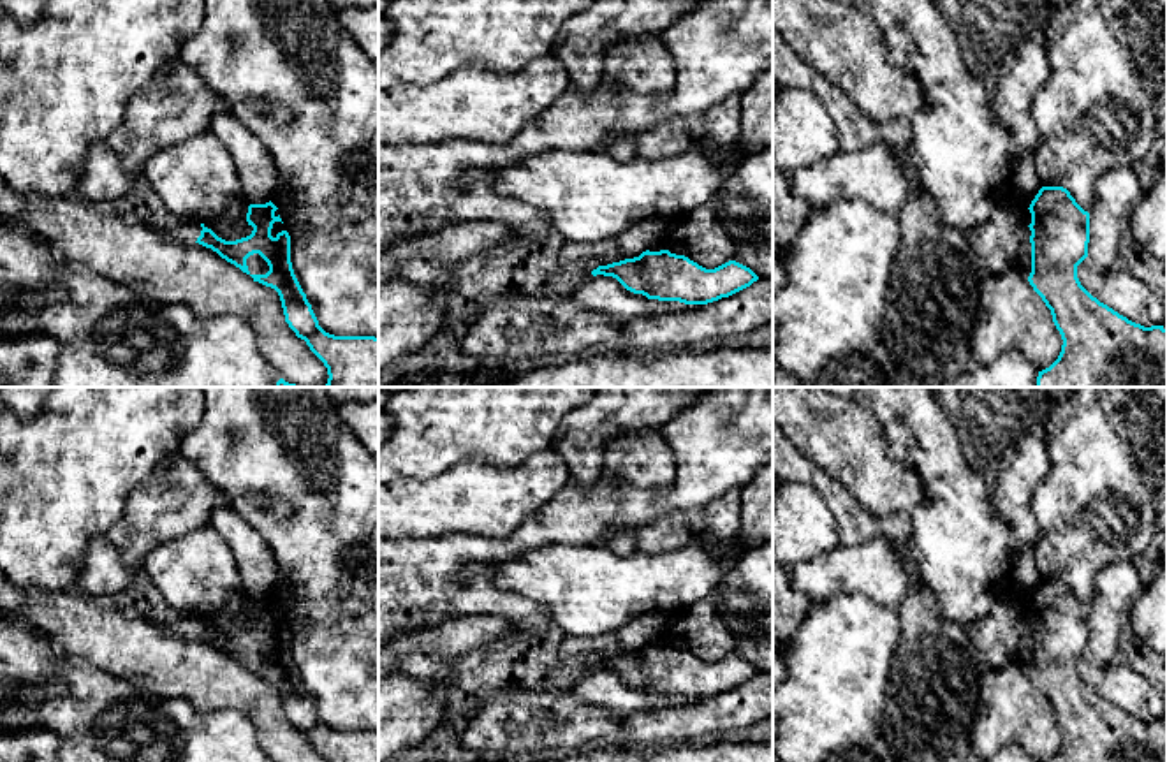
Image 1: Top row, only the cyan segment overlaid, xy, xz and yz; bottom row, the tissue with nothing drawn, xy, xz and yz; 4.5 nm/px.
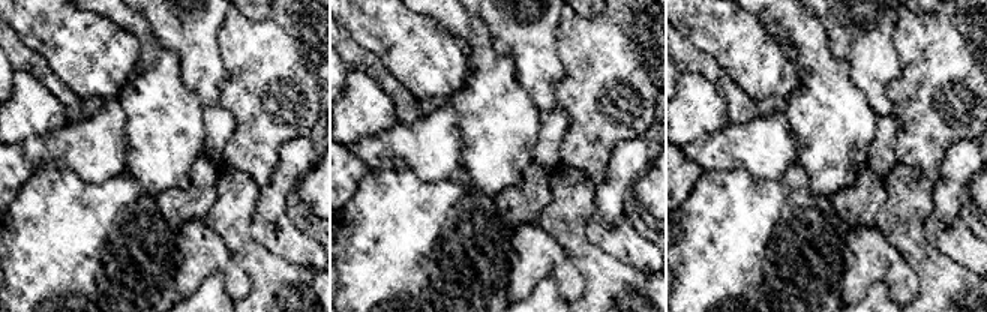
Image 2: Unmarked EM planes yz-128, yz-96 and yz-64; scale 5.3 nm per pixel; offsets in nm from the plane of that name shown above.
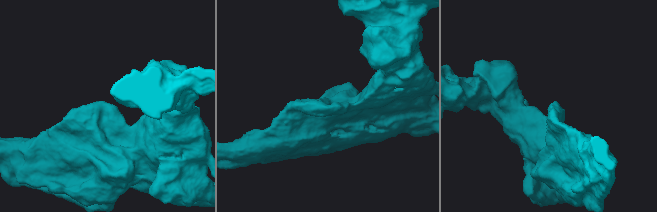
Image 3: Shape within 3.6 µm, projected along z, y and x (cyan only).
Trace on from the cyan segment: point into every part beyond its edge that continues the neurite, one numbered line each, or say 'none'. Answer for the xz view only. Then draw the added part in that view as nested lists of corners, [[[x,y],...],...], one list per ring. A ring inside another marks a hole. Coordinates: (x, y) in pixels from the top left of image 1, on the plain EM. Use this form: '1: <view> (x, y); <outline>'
none

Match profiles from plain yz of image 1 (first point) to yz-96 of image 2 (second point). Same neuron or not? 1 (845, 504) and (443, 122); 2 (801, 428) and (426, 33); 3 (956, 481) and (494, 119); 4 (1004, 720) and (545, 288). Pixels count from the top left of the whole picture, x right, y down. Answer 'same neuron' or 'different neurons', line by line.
1: different neurons
2: same neuron
3: same neuron
4: different neurons

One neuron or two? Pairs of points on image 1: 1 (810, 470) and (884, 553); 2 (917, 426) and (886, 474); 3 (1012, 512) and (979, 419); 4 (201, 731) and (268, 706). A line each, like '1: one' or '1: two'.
1: two
2: two
3: one
4: two

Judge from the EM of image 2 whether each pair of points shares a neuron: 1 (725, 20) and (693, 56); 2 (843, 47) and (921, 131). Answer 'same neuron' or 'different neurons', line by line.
1: different neurons
2: different neurons

